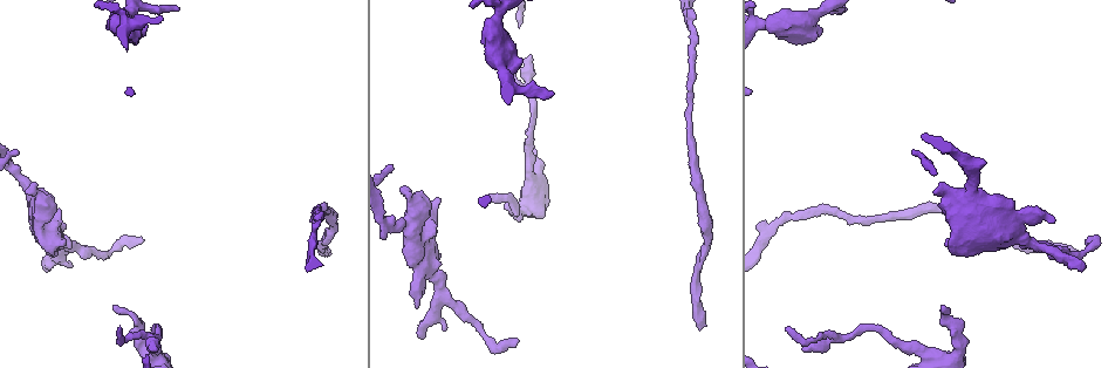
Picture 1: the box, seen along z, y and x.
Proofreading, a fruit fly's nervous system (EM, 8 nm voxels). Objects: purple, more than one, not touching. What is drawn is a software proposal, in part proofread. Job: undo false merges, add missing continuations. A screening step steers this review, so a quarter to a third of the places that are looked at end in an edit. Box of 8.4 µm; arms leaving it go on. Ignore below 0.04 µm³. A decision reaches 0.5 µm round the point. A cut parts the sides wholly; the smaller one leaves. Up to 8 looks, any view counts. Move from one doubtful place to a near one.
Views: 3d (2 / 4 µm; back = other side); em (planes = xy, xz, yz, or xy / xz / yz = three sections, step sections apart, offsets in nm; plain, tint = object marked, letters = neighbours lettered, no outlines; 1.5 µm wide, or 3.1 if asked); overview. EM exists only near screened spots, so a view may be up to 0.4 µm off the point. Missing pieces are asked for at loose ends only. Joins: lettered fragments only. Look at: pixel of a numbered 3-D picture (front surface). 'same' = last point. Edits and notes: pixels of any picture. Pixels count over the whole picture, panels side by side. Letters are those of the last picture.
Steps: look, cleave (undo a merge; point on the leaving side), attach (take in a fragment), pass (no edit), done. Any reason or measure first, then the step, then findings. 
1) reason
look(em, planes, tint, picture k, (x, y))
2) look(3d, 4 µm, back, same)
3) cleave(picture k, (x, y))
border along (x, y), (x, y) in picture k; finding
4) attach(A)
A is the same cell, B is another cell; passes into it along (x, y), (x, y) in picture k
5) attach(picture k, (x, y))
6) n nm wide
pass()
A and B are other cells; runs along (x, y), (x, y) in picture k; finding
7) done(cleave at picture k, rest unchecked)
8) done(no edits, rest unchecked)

an open end
look(3d, 4 µm, back, picture 1, (700, 328))

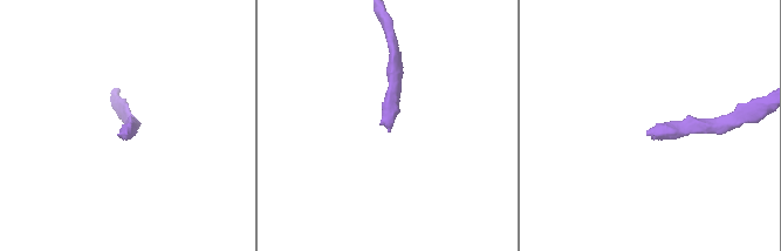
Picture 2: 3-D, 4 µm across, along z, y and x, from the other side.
look(em, planes, letters, picture 2, (388, 129))

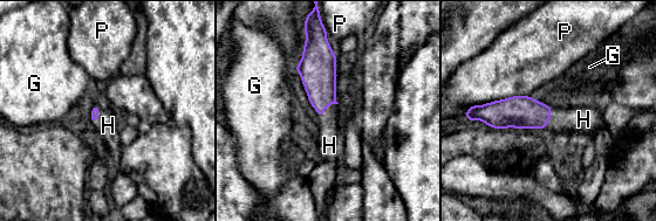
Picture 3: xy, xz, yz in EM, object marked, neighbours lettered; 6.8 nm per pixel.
attach(H)
H is the same cell, G and P are other cells; passes into it along (318, 73), (326, 108), (329, 144) in picture 3; the neuron continues

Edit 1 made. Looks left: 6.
look(overview)

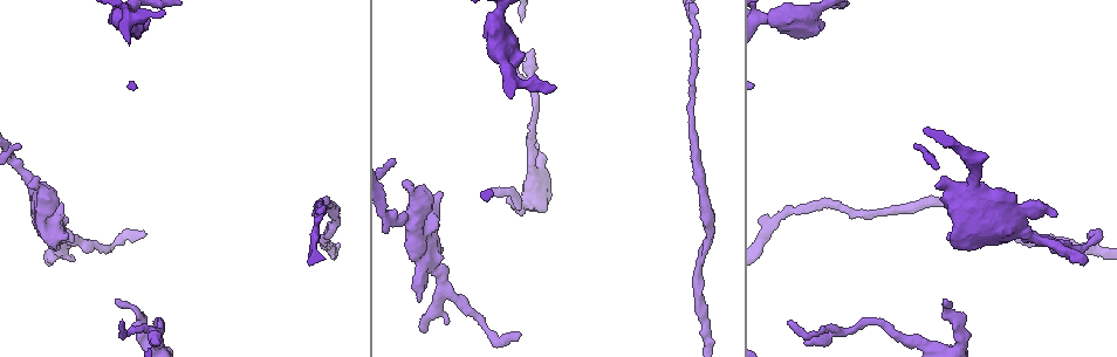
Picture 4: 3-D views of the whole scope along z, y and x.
look(em, planes, letters, picture 4, (144, 233))

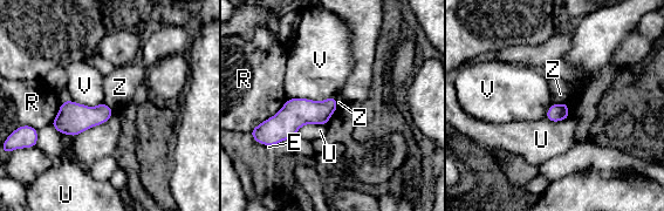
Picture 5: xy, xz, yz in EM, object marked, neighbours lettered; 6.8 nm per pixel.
V touches over 320 nm
pass()
E, R, U, V and Z are other cells; border along (567, 102), (552, 104) in picture 5; none of them fits

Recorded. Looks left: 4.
look(em, xz, step 8, tint, picture 4, (419, 330))

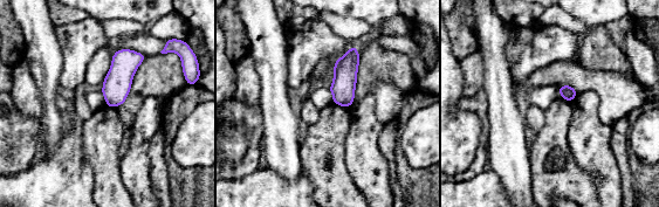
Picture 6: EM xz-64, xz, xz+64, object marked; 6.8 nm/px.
look(em, planes, letters, same)

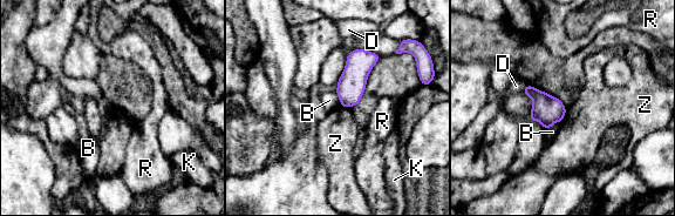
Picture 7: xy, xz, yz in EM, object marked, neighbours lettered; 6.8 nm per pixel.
Z touches over 110 nm
pass()
B, D, K, R and Z are other cells; border along (560, 121), (554, 122), (549, 130) in picture 7; none of them fits

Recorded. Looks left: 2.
done(attach at picture 3, rest unchecked)

